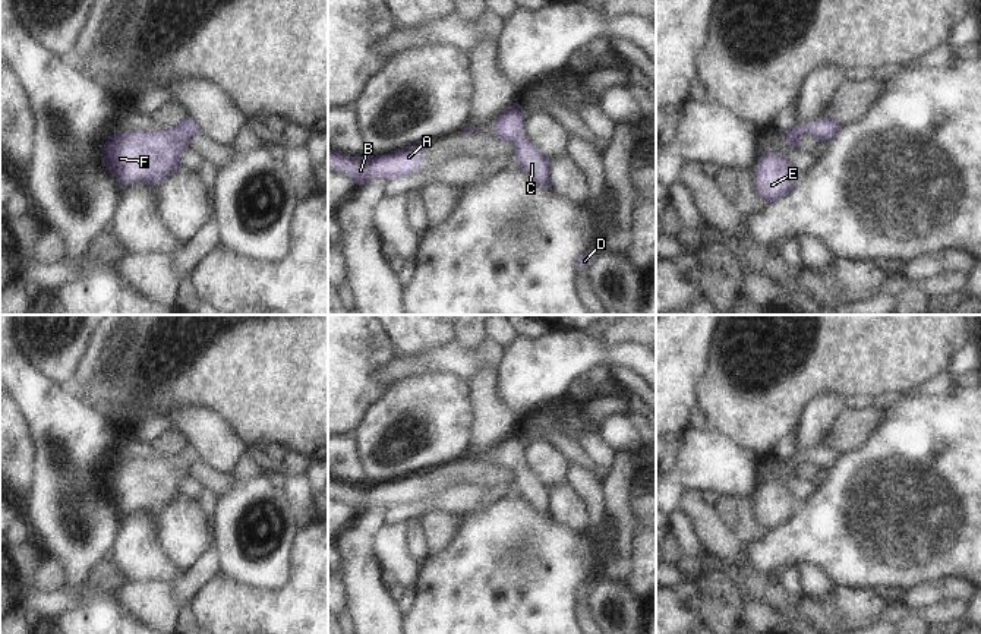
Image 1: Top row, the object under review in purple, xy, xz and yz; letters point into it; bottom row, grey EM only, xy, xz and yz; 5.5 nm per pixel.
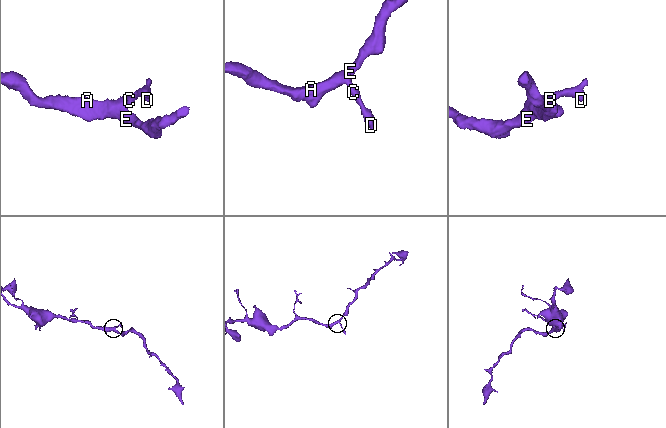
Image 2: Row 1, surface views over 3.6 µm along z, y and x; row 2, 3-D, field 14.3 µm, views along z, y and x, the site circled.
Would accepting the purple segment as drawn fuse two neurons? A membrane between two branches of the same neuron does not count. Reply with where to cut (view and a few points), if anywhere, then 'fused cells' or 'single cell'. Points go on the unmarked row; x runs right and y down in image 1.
cut none; single cell

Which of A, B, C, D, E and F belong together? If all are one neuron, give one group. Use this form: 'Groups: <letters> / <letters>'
Groups: A B C D E F.

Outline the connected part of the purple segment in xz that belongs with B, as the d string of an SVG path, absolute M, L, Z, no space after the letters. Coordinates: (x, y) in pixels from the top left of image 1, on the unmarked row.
M426 470L411 473L395 482L381 482L376 485L350 485L335 479L328 479L328 498L347 502L363 514L375 507L385 510L419 499Z

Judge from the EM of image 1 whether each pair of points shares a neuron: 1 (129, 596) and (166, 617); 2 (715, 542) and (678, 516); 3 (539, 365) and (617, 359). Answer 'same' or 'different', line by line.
1: same
2: different
3: same

